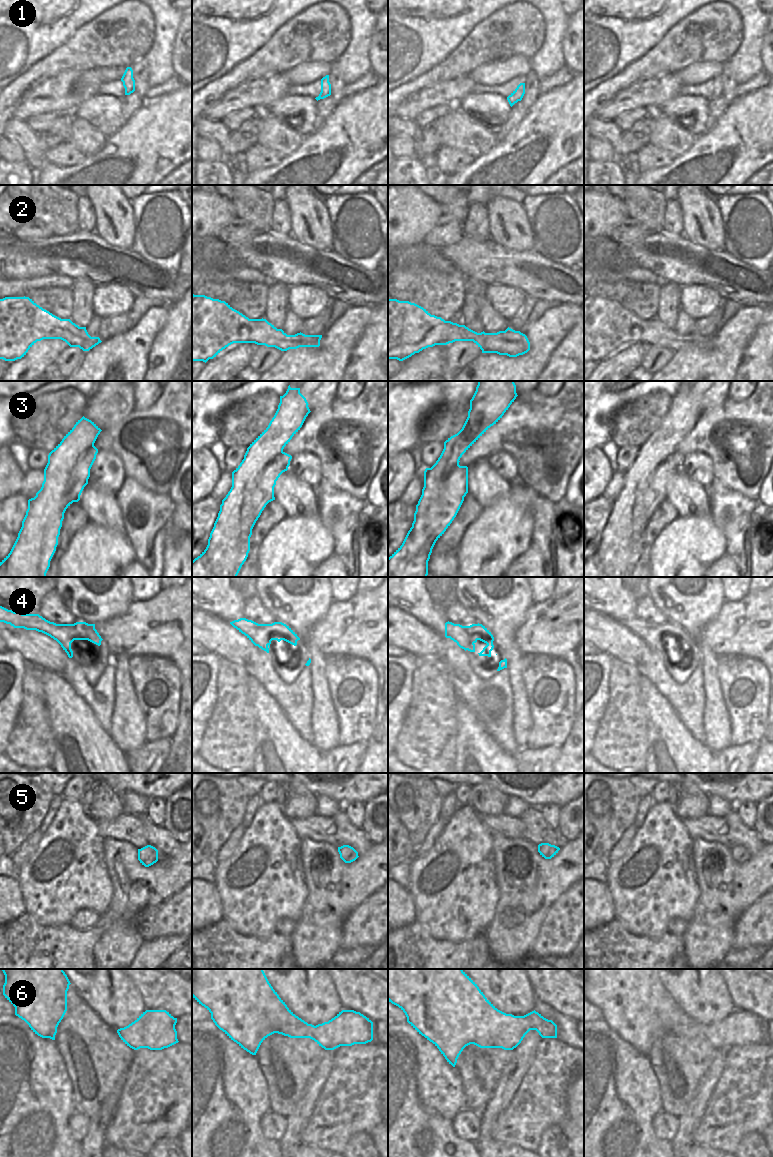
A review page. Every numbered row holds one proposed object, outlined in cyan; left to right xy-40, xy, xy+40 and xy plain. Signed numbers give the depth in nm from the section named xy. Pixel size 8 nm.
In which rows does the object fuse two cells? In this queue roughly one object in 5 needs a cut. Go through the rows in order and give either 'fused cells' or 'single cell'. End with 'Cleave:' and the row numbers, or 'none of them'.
1: single cell
2: single cell
3: fused cells
4: single cell
5: single cell
6: single cell
Cleave: 3

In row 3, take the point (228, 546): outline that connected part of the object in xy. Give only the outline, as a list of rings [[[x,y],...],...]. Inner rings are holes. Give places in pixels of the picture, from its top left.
[[[269,452],[261,464],[246,475],[244,490],[236,490],[227,504],[220,505],[218,517],[208,539],[206,549],[192,561],[192,577],[237,577],[250,551],[252,529],[266,505],[275,500],[274,487],[280,475],[288,470],[292,456]]]

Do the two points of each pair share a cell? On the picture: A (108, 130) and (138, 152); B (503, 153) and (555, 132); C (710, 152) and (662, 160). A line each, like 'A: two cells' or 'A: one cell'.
A: two cells
B: one cell
C: two cells

